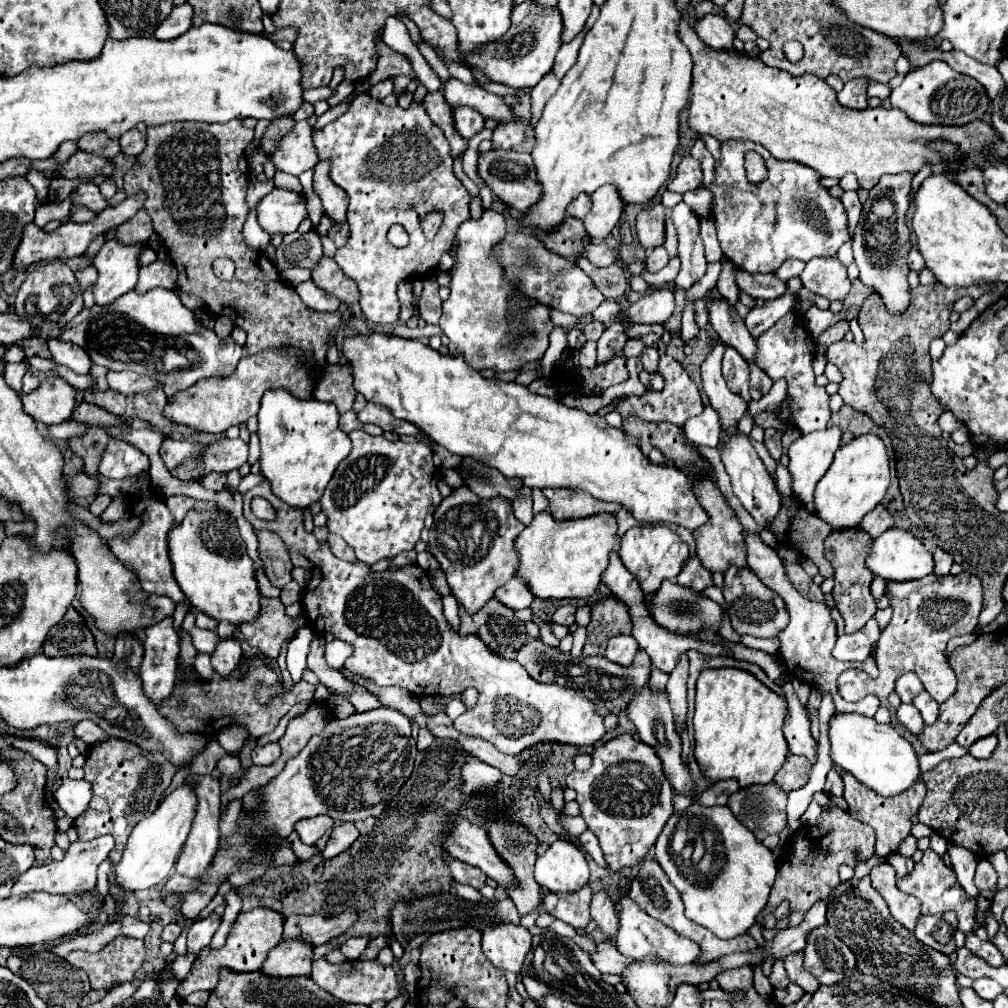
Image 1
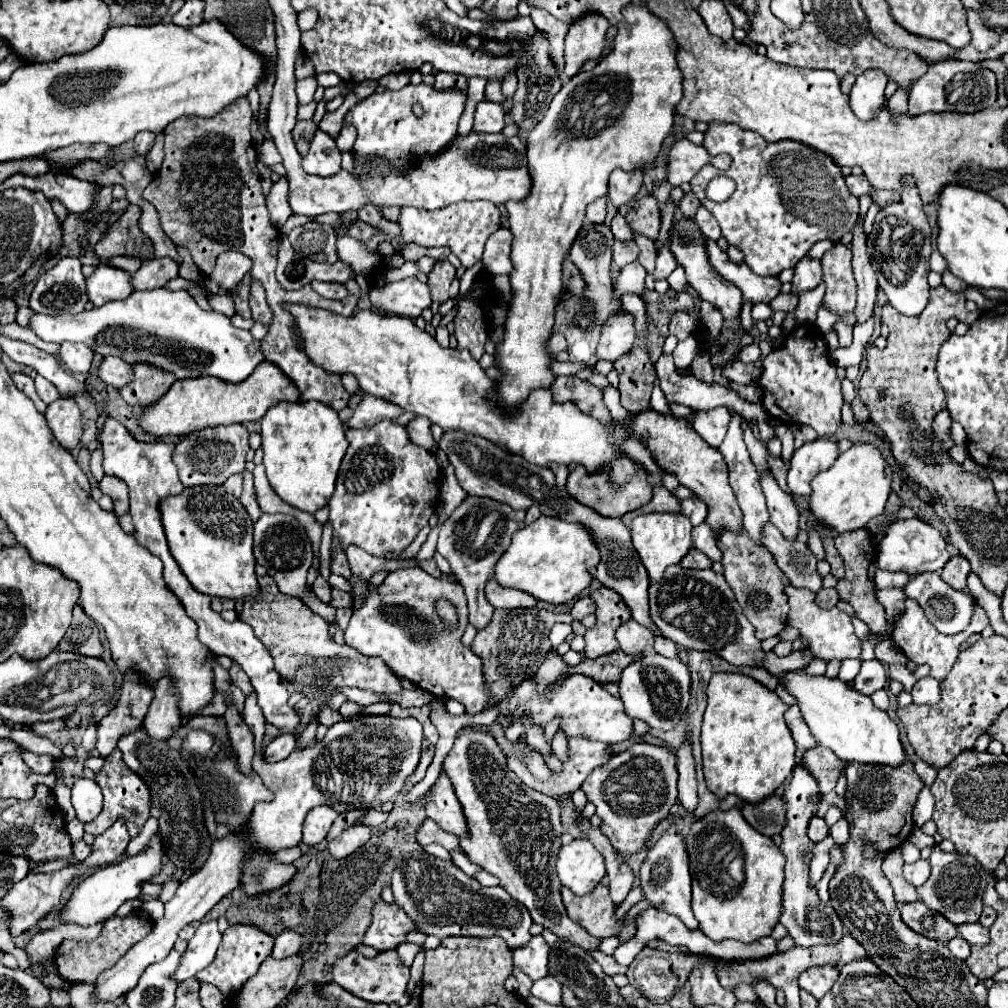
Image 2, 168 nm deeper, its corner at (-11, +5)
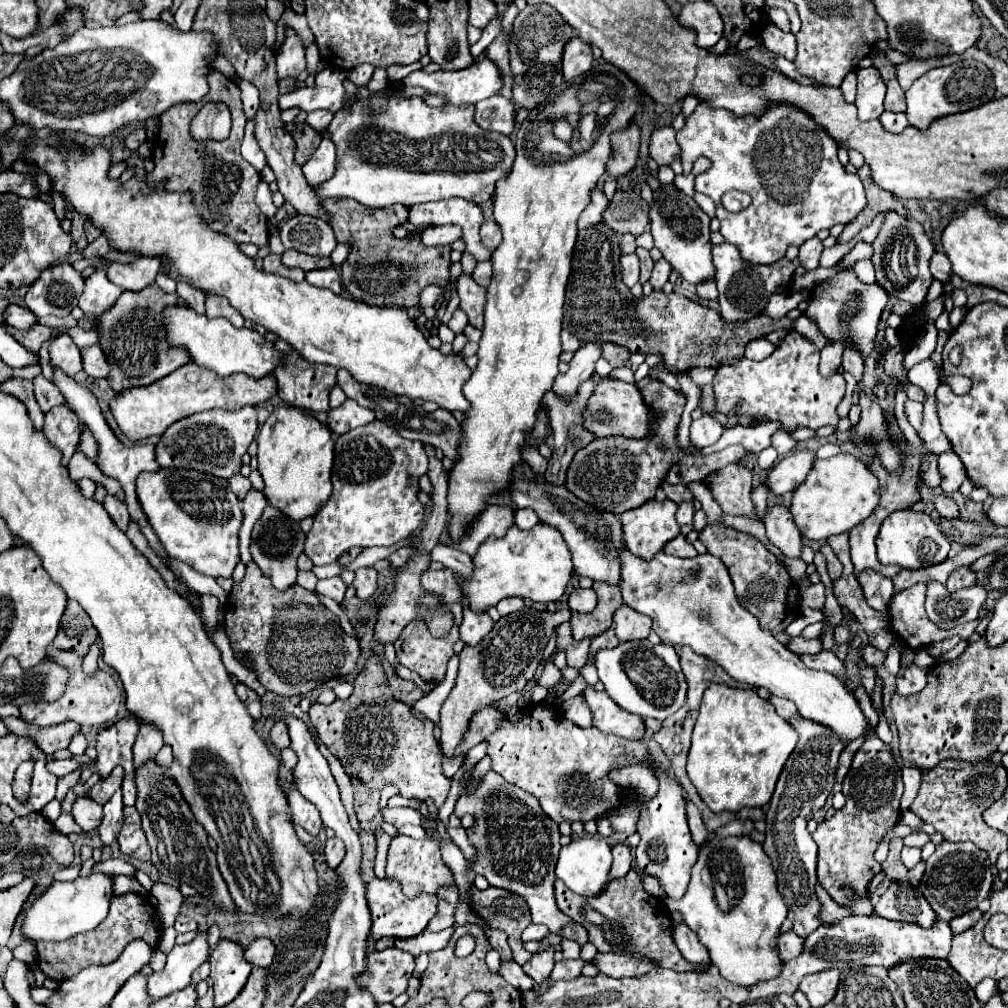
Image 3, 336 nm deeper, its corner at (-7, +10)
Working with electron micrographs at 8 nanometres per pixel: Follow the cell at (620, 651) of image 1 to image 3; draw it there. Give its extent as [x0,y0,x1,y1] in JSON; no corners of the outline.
[613,605,651,641]

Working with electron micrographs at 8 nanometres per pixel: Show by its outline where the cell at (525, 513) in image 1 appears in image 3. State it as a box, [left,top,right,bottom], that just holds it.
[515,509,541,529]

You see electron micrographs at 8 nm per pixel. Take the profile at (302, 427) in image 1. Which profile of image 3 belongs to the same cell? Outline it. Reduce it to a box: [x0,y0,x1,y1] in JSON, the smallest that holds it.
[257,407,333,521]

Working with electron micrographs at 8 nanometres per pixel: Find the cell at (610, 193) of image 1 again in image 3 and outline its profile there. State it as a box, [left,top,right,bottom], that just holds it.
[607,119,639,175]

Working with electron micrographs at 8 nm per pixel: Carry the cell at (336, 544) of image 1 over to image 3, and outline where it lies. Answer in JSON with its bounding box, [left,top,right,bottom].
[353,567,377,601]

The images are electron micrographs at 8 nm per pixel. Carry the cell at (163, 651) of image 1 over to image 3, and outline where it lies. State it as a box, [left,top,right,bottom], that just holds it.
[133,725,163,769]

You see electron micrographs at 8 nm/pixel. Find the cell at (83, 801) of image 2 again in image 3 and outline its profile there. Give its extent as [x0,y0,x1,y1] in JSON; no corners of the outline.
[73,797,103,831]

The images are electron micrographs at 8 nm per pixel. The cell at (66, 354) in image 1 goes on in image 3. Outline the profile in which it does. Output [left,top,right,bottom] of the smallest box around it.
[49,335,81,377]

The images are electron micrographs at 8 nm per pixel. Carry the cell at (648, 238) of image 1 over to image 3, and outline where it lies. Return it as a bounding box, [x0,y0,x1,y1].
[603,191,649,233]

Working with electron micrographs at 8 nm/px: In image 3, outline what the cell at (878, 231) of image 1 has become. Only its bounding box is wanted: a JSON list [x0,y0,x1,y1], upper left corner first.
[873,213,935,305]

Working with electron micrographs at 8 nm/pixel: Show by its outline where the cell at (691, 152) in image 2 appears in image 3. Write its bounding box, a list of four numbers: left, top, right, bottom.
[649,127,679,165]

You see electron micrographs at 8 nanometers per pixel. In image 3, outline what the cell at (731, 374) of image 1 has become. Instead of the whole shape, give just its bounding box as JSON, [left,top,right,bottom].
[745,337,775,361]

